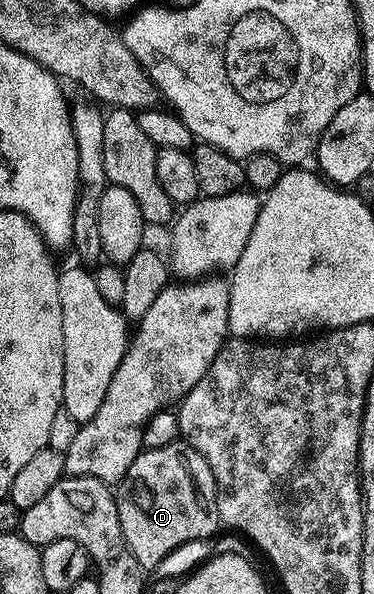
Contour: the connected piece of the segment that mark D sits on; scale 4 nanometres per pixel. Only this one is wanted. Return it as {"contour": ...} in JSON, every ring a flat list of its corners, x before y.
{"contour":[[181,439,167,443,167,447,142,448,135,463,127,467,125,478,116,486,115,496,119,527,123,527,123,539,131,555,135,555,139,567,146,571,154,571,177,547,191,543,192,540,209,541,212,533,222,528,215,475,211,475,207,459,197,456,195,447,185,444]]}

